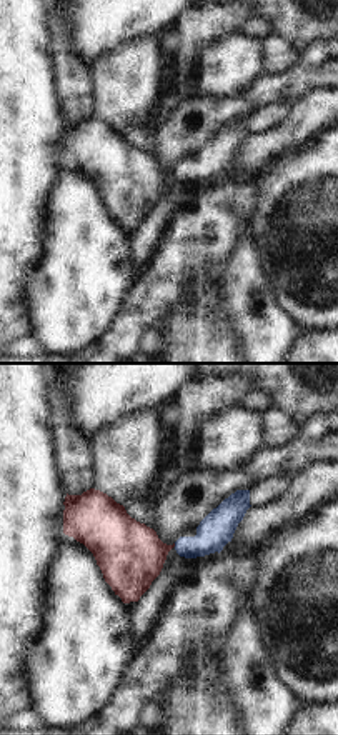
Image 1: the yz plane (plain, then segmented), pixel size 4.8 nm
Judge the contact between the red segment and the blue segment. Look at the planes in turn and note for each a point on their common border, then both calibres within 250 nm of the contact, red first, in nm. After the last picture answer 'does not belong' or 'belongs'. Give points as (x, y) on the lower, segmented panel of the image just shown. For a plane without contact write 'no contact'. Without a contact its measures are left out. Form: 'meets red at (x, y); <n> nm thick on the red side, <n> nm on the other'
no contact

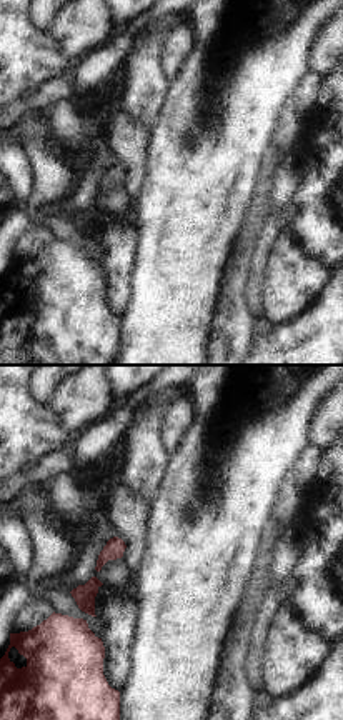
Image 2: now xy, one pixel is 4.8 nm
no contact

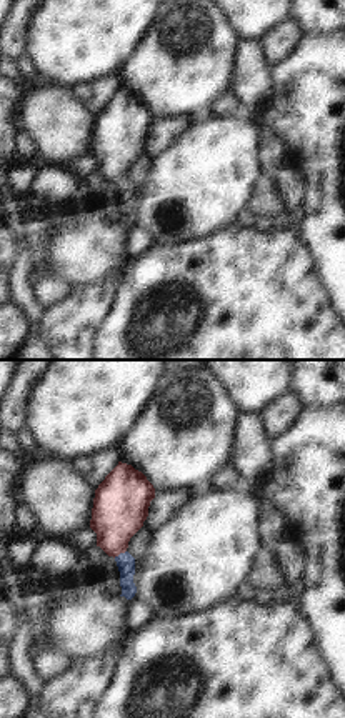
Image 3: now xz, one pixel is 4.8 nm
meets red at (119, 553); 260 nm thick on the red side, 90 nm on the other

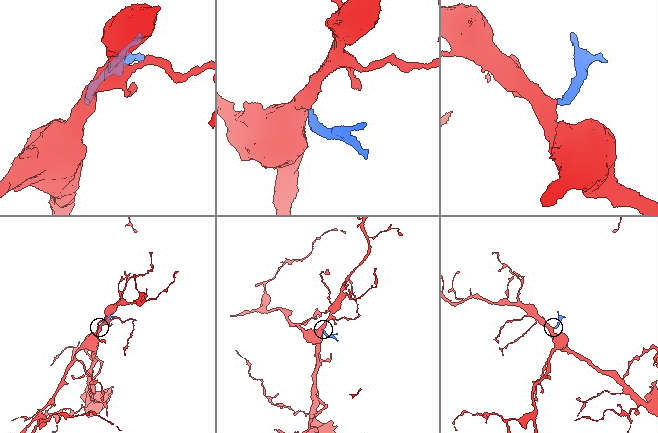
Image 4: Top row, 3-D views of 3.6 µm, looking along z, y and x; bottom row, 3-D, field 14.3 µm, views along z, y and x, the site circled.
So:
belongs

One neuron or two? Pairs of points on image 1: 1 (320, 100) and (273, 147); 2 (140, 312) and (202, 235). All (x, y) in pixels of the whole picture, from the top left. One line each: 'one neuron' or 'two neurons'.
1: one neuron
2: one neuron

